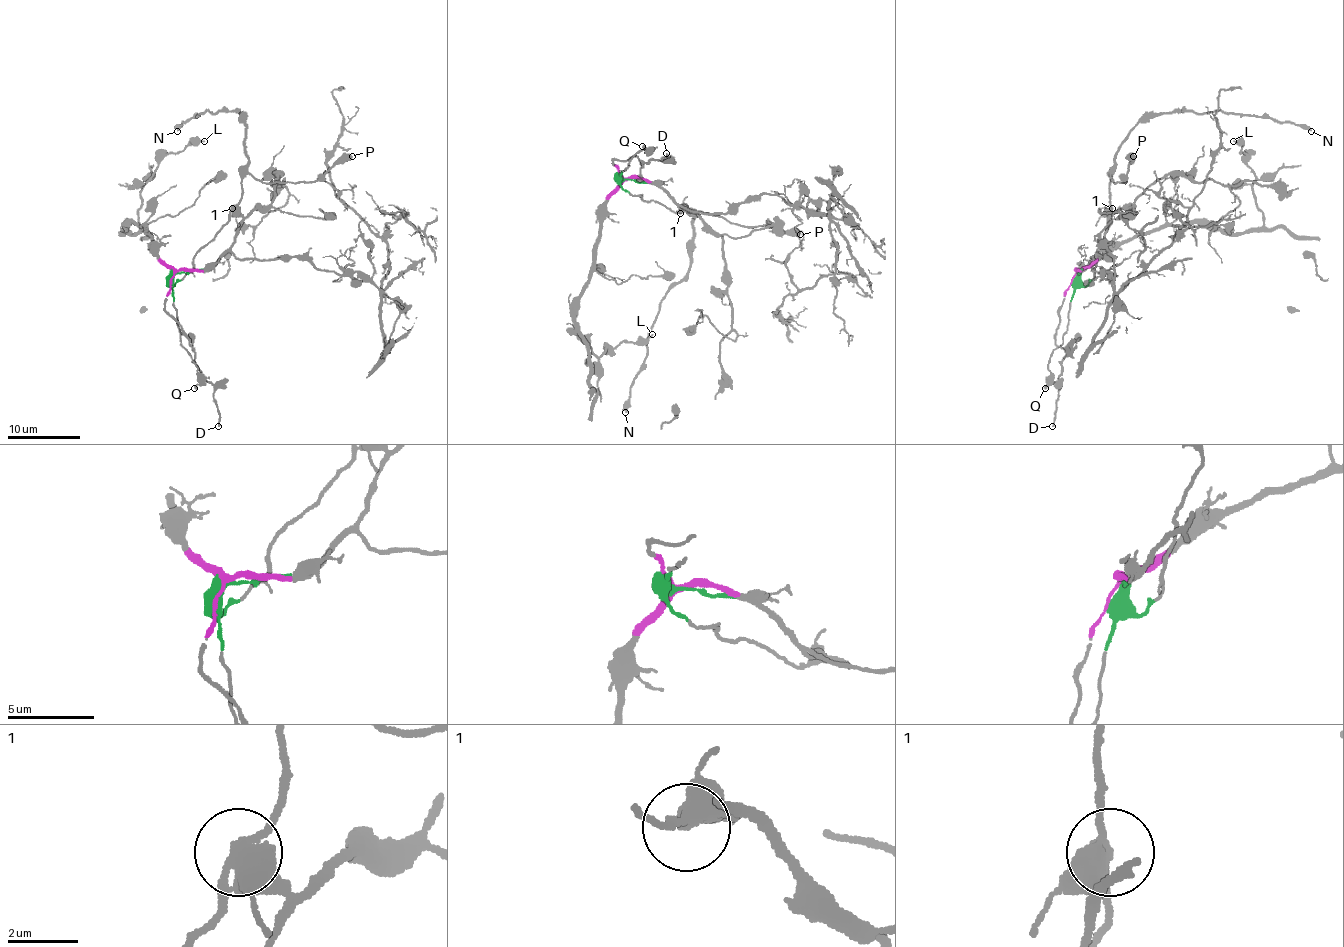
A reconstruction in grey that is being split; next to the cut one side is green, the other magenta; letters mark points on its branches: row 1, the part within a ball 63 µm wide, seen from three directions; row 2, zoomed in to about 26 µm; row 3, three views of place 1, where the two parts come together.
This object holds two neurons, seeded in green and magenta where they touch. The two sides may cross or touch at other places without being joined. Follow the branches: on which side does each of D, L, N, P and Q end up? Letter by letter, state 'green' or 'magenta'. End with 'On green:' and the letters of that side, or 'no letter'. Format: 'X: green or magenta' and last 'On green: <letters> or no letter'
D: magenta
L: magenta
N: green
P: green
Q: green
On green: N, P, Q

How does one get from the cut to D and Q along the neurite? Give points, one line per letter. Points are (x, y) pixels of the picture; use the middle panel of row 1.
D: (623, 178), (613, 162), (637, 156), (643, 167), (648, 162), (661, 160), (667, 152)
Q: (623, 178), (621, 173), (628, 162), (639, 151), (646, 151), (643, 145)

